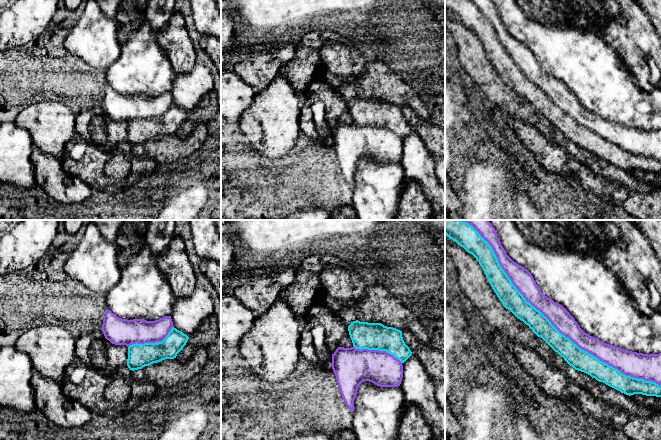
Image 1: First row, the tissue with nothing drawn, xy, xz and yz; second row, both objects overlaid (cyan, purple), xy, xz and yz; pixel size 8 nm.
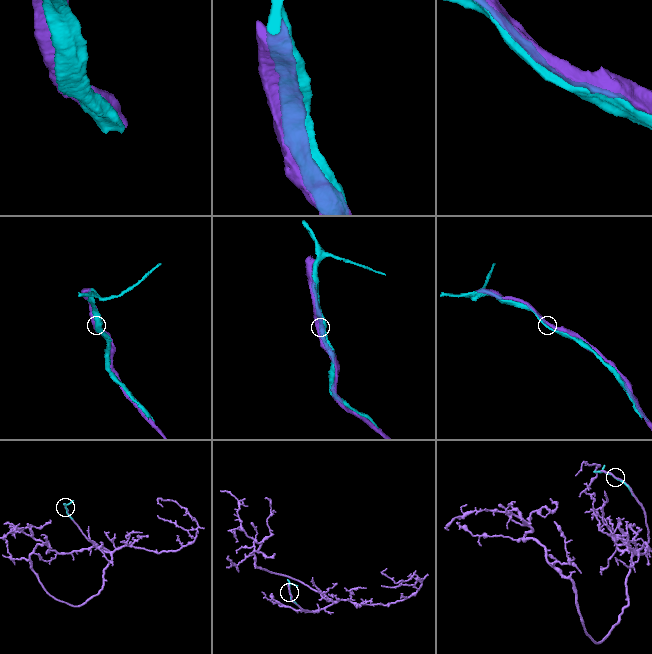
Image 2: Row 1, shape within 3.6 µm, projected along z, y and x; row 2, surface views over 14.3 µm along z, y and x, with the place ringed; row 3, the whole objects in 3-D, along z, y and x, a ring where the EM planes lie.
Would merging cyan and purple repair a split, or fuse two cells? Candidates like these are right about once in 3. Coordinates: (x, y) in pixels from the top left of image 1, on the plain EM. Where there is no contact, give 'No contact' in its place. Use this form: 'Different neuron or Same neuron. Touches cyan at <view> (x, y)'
Different neuron. Touches cyan at yz (554, 103)

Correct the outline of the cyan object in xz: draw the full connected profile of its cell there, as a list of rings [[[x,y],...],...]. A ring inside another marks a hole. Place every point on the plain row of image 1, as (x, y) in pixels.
[[[356,96],[348,102],[348,107],[356,125],[386,127],[402,139],[412,131],[403,116],[402,107],[396,104]]]

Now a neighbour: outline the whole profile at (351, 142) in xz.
[[[338,123],[332,130],[331,142],[343,176],[351,188],[362,158],[398,163],[403,154],[402,138],[386,127]]]

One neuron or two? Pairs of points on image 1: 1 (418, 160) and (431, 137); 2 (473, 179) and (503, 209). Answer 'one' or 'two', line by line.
1: two
2: one

